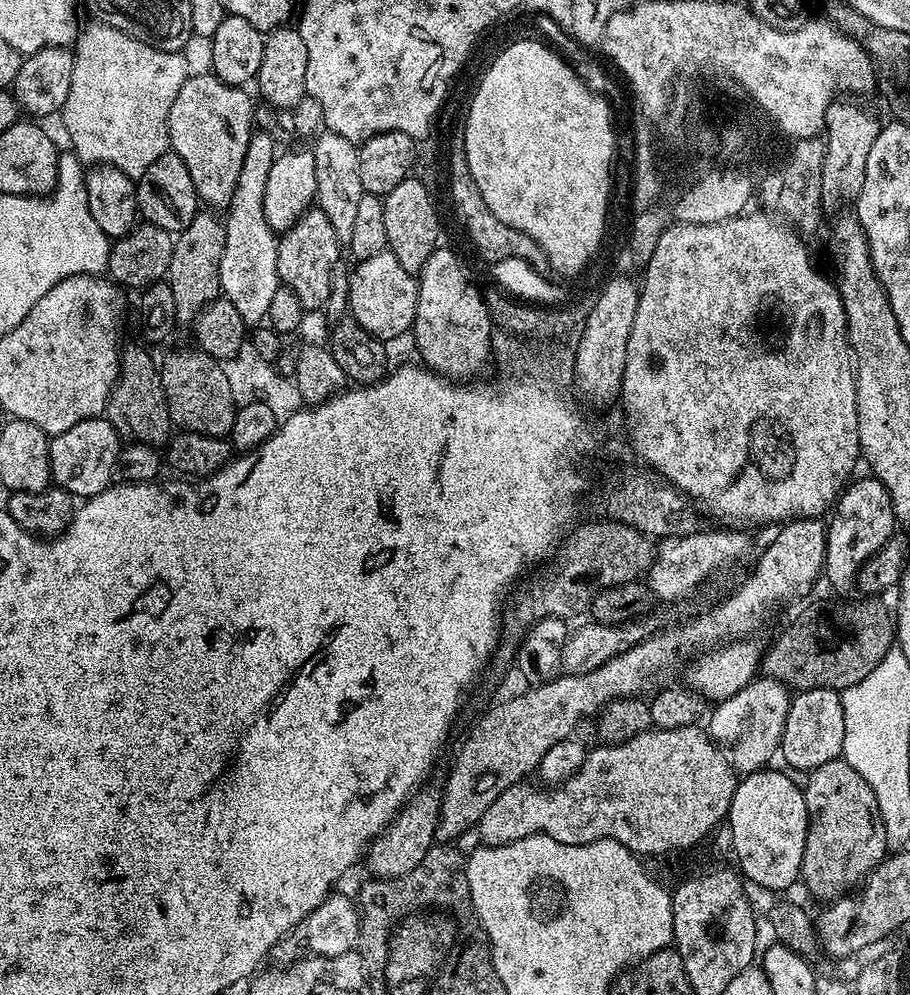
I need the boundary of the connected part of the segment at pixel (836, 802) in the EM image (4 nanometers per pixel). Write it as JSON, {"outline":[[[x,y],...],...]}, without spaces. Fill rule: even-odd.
{"outline":[[[843,758],[811,769],[807,776],[808,781],[802,784],[808,811],[808,833],[800,867],[802,884],[816,896],[840,898],[855,889],[889,855],[886,826],[882,826],[874,790]]]}

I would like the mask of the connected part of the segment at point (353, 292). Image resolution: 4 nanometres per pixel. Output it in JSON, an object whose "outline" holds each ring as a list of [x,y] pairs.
{"outline":[[[384,251],[382,254],[374,254],[374,258],[366,258],[355,265],[352,277],[347,277],[348,283],[348,307],[351,319],[358,322],[370,334],[385,342],[396,340],[400,335],[411,333],[412,323],[416,320],[418,310],[418,280],[415,275],[402,267],[394,254]]]}

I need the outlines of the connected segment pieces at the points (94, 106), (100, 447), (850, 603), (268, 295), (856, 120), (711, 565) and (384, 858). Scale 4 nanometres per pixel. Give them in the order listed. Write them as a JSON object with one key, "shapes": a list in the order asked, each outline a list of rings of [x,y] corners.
{"shapes":[[[[88,20],[79,27],[72,45],[70,91],[61,114],[69,133],[71,151],[86,164],[112,164],[133,180],[140,178],[162,153],[169,149],[168,118],[174,98],[188,80],[190,69],[185,53],[158,50],[112,26]]],[[[106,418],[83,420],[70,430],[51,437],[48,442],[48,471],[57,488],[65,488],[74,498],[87,498],[105,492],[113,483],[116,459],[122,447],[122,437]]],[[[860,598],[864,600],[848,600],[845,604],[832,604],[819,612],[816,608],[804,608],[776,637],[772,645],[762,652],[762,672],[767,679],[777,680],[789,690],[805,688],[834,688],[843,690],[862,682],[874,666],[888,653],[894,644],[894,620],[890,608],[880,598]]],[[[256,132],[247,144],[242,171],[225,215],[224,246],[219,267],[220,291],[238,310],[245,327],[259,327],[268,317],[271,299],[280,287],[277,274],[277,235],[266,222],[262,199],[266,181],[276,157],[276,142],[264,133]]],[[[837,98],[826,110],[824,115],[824,131],[822,133],[825,142],[825,177],[823,183],[826,187],[840,191],[848,202],[855,201],[856,196],[862,190],[862,181],[866,178],[866,158],[870,155],[870,146],[874,146],[874,138],[878,138],[882,127],[881,121],[876,121],[876,116],[868,108],[863,108],[856,98]]],[[[701,530],[689,536],[665,536],[655,545],[652,565],[646,573],[646,583],[653,597],[660,600],[680,600],[688,596],[711,572],[740,560],[748,552],[747,531],[708,532]]],[[[417,791],[384,827],[383,832],[371,841],[366,852],[366,861],[368,860],[369,866],[372,867],[373,877],[391,878],[414,870],[414,866],[418,866],[418,862],[422,862],[422,858],[426,858],[428,851],[437,843],[436,827],[440,821],[440,796],[424,791]]]]}

